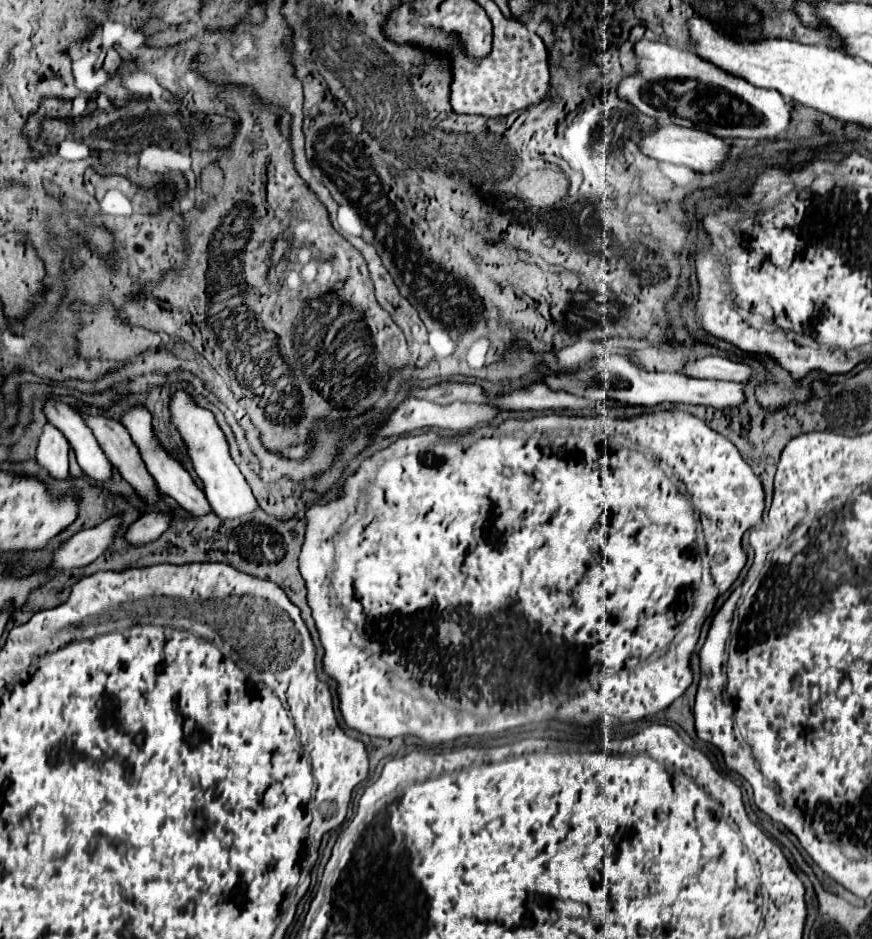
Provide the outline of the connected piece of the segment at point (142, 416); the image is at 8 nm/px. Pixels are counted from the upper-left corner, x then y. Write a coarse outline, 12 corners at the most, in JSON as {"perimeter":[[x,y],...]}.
{"perimeter":[[145,406],[121,412],[163,494],[193,516],[211,510],[181,462],[161,446]]}

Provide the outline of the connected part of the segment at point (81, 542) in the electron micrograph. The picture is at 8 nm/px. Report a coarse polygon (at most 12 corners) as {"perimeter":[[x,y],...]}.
{"perimeter":[[123,514],[77,532],[55,552],[53,568],[87,566],[113,546]]}

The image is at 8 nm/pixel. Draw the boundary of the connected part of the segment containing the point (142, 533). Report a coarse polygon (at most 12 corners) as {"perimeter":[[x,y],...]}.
{"perimeter":[[149,512],[125,534],[129,544],[147,544],[171,526],[171,512]]}

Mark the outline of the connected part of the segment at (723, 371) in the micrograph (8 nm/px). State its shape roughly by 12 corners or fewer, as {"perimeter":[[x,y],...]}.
{"perimeter":[[721,356],[691,360],[681,370],[689,378],[745,382],[751,368]]}

